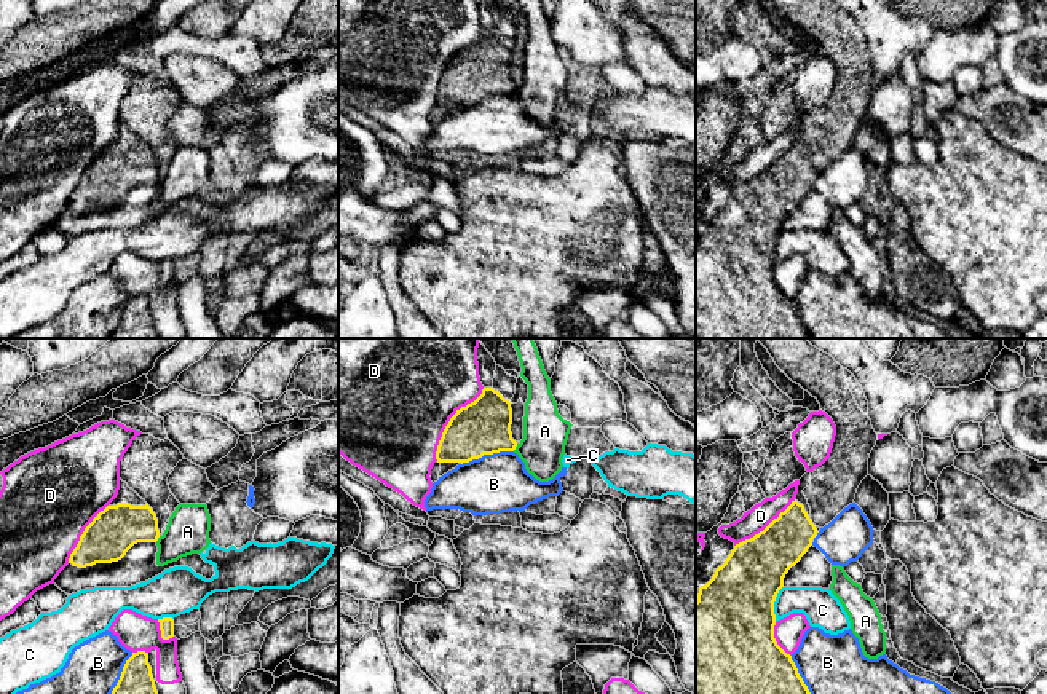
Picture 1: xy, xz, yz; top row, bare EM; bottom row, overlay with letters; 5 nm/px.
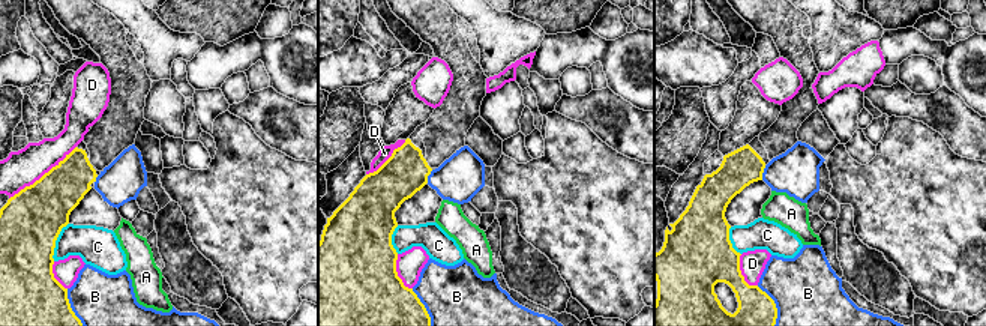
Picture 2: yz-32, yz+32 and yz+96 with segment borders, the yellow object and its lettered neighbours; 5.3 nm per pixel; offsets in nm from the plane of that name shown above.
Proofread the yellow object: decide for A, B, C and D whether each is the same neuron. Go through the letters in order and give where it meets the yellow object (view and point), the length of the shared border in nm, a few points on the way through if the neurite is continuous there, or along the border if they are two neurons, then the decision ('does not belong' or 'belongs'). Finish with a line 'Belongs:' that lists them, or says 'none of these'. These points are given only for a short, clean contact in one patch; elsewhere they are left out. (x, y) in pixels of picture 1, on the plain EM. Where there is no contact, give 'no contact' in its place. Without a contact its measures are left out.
A: xz (516, 88) | 50 nm | along xz (517, 86), (513, 93) | does not belong
B: xz (487, 96) | 280 nm | does not belong
C: yz (773, 246) | 190 nm | does not belong
D: xz (449, 64) | 440 nm | does not belong
Belongs: none of these

